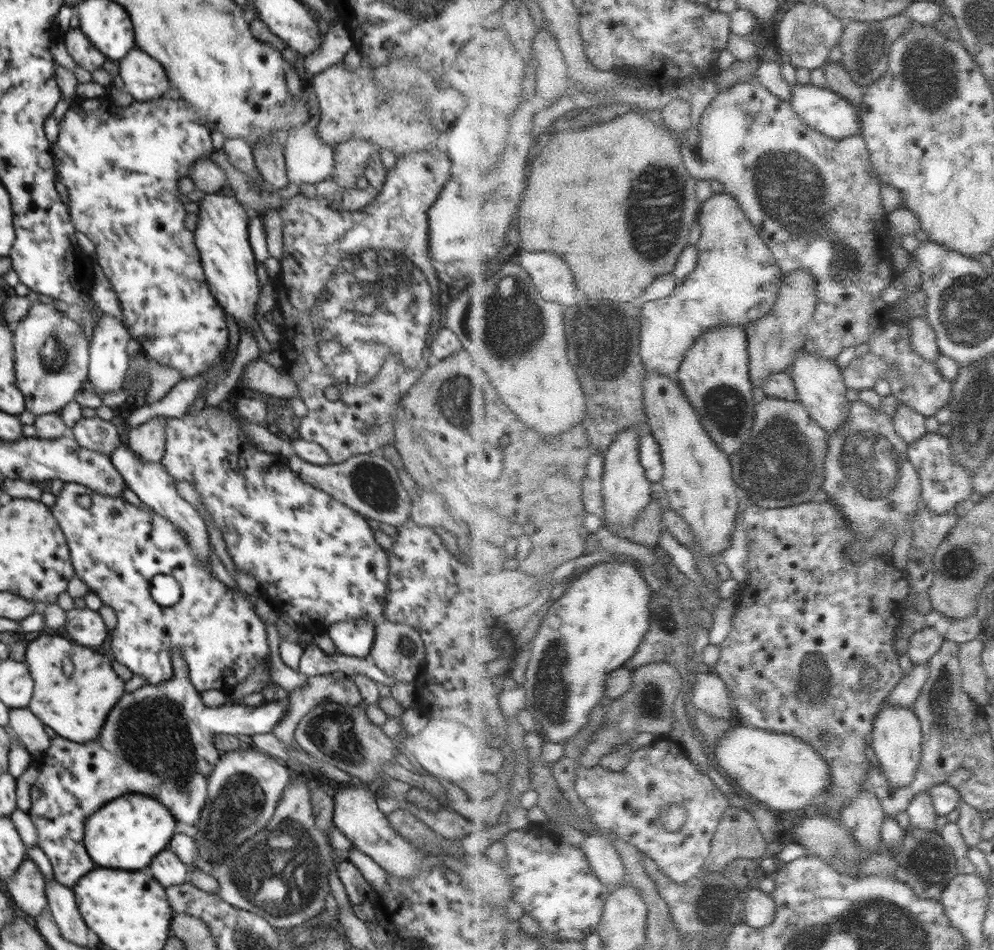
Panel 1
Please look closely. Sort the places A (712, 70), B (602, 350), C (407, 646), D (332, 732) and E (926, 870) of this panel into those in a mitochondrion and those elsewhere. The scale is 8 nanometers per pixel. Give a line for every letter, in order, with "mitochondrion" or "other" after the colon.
A: other
B: mitochondrion
C: mitochondrion
D: mitochondrion
E: mitochondrion

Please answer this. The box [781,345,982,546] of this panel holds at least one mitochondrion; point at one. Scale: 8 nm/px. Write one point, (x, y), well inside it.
(869, 466)

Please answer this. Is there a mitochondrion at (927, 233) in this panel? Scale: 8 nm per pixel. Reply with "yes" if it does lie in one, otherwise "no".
no

